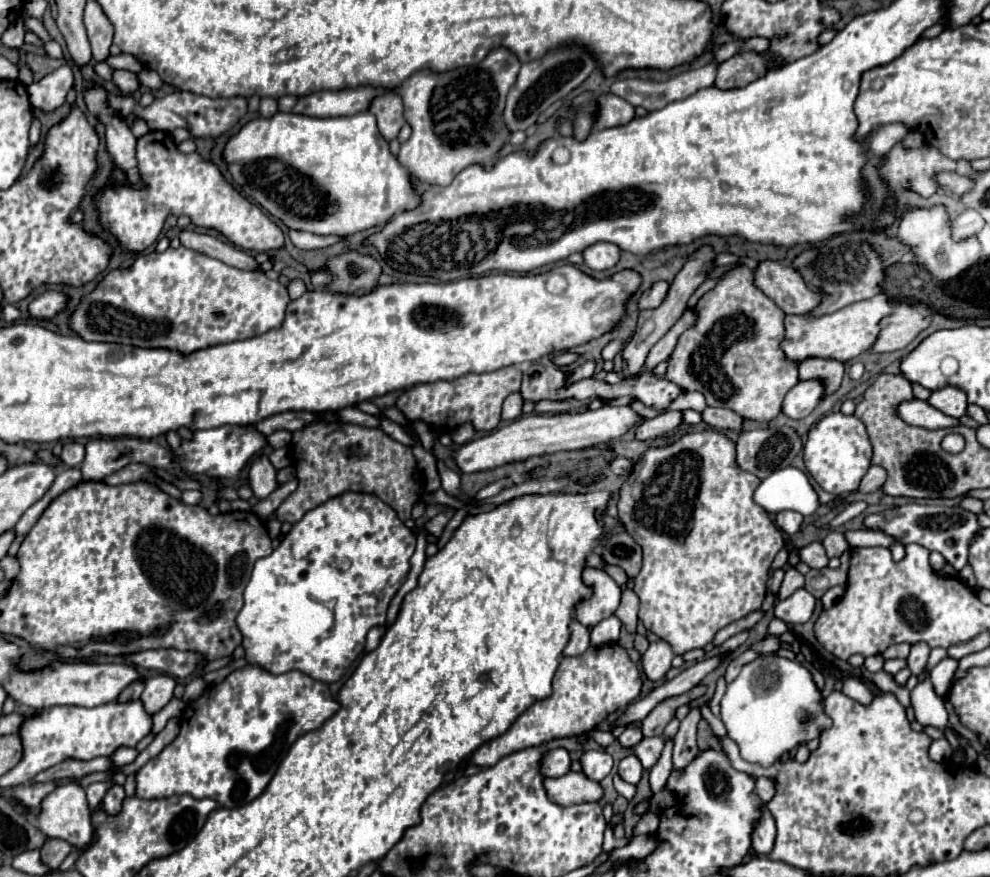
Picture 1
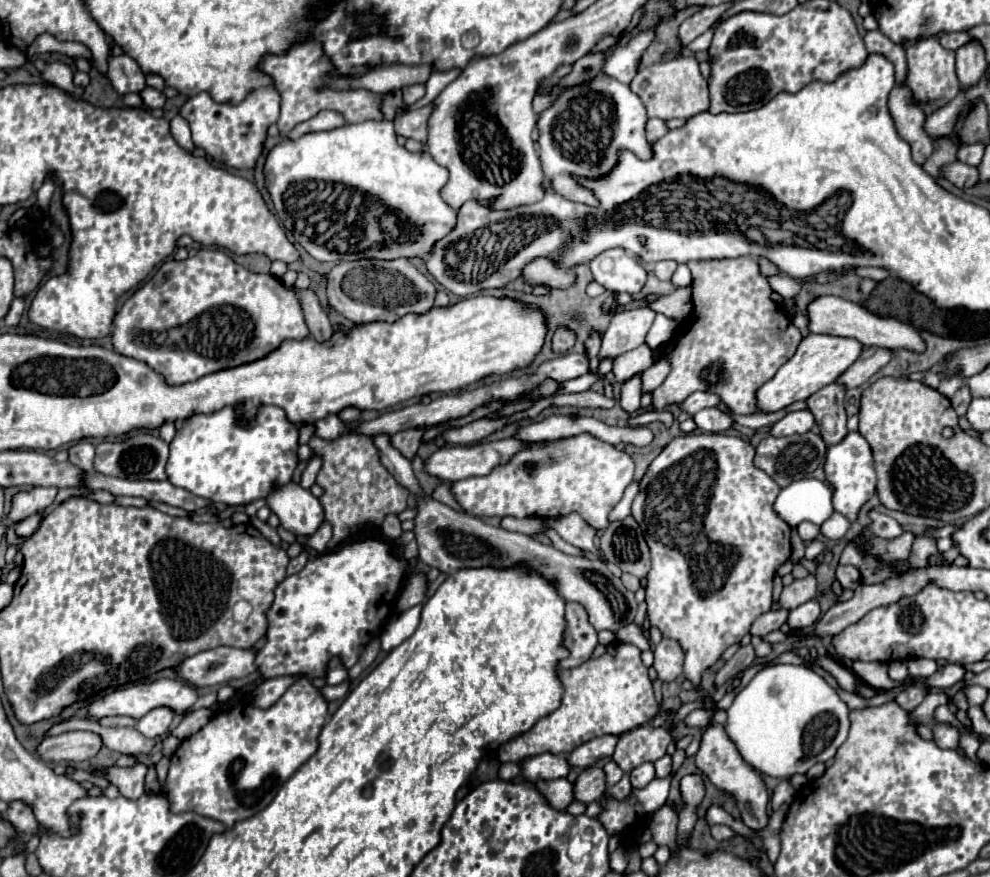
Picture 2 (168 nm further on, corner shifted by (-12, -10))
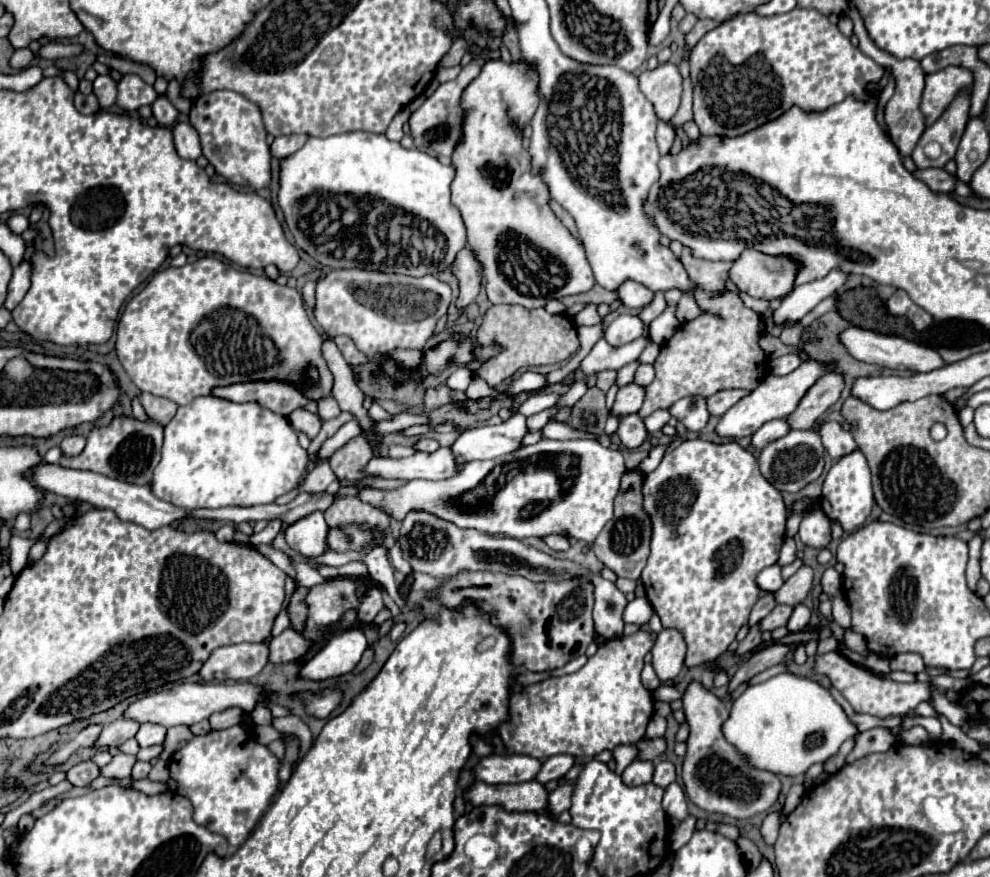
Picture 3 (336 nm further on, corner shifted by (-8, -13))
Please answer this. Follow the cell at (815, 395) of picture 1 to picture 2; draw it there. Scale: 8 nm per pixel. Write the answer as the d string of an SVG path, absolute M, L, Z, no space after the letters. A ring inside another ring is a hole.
M797 410L785 414L777 424L773 424L773 436L791 436L791 434L805 434L815 426L813 414L809 410Z

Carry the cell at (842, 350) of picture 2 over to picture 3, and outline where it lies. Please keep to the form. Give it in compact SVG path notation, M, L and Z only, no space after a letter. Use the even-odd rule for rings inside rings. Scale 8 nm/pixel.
M809 359L805 363L801 363L799 369L795 369L793 373L785 375L785 377L775 377L775 375L767 375L757 389L753 389L753 393L749 393L745 399L741 399L739 403L735 403L717 423L715 433L719 437L727 437L727 439L741 439L747 435L753 435L763 423L773 421L773 419L785 419L789 413L795 411L797 403L801 401L801 397L805 395L805 391L823 375L829 373L831 367L825 367L821 363L817 363L815 359Z

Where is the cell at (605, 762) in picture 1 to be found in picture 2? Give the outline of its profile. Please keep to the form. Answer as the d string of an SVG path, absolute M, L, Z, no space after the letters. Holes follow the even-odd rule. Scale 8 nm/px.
M591 766L591 768L585 768L577 782L575 782L575 796L579 802L593 802L593 800L599 800L603 796L607 788L607 782L605 782L605 770L603 768L597 768L597 766Z

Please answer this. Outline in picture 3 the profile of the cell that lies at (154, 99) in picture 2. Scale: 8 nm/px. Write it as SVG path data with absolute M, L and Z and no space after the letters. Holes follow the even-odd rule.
M163 95L161 99L157 99L157 103L153 103L153 115L157 119L157 123L161 127L173 127L177 123L179 111L173 107L173 103Z

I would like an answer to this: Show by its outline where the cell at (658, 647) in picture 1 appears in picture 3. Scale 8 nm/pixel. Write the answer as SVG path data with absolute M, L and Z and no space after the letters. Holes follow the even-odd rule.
M663 629L657 635L651 653L653 653L653 669L663 683L673 681L679 675L679 671L683 669L685 651L687 651L685 639L677 629Z

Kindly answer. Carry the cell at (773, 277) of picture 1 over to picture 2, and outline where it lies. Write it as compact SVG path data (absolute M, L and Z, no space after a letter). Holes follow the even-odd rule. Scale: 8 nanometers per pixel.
M817 296L817 298L813 298L807 304L807 328L809 328L809 332L815 332L815 334L833 334L833 336L857 338L861 344L865 344L865 348L879 346L879 348L893 348L893 350L909 348L915 352L925 350L925 342L921 340L919 332L913 326L903 324L895 318L881 318L881 316L873 314L871 310L867 310L863 304L851 302L851 300L841 298L841 296Z

